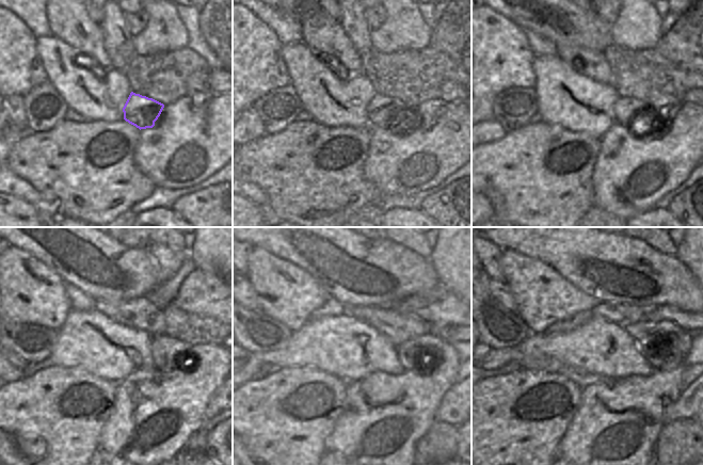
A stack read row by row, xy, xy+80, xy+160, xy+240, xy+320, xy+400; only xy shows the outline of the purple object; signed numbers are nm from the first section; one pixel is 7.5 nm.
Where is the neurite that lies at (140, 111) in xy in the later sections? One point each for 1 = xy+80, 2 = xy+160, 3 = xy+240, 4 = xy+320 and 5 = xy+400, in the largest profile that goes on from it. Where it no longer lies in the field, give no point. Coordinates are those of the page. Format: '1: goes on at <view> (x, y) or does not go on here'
1: goes on at xy+80 (382, 111)
2: goes on at xy+160 (626, 109)
3: goes on at xy+240 (169, 353)
4: goes on at xy+320 (419, 353)
5: goes on at xy+400 (667, 354)

